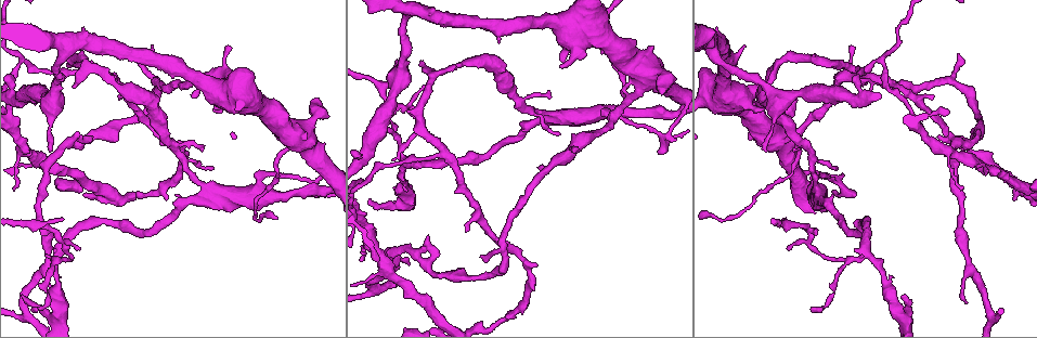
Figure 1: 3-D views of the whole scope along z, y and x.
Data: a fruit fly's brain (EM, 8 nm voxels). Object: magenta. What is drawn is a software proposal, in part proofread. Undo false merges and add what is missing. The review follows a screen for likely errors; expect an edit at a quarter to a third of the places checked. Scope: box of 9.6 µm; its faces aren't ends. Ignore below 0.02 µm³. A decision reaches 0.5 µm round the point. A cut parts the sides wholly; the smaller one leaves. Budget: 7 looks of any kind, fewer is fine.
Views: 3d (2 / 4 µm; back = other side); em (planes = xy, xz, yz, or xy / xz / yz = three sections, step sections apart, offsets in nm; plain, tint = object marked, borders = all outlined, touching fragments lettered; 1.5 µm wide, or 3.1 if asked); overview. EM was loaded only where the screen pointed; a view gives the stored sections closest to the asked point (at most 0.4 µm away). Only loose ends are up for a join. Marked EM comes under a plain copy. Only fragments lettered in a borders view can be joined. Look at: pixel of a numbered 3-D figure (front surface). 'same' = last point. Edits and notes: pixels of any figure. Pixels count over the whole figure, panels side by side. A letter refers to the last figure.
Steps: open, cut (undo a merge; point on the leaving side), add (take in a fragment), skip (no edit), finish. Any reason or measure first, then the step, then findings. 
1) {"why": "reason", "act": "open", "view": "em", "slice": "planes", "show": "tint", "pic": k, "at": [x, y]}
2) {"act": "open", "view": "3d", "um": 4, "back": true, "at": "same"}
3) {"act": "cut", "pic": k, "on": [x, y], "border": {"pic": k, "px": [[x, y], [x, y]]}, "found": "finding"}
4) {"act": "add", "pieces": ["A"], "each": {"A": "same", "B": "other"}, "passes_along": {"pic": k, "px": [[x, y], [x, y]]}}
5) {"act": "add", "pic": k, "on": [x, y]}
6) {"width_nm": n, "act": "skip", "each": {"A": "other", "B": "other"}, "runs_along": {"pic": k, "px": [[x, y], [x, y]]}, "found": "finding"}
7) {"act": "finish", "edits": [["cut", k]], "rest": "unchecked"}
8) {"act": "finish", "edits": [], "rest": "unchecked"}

{"why": "thin end", "act": "open", "view": "3d", "um": 2, "back": true, "pic": 1, "at": [62, 219]}

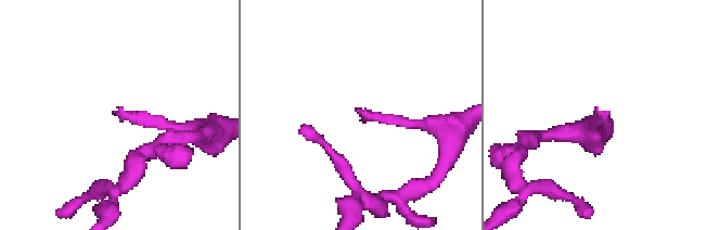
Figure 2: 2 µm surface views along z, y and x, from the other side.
{"why": "need the tissue", "act": "open", "view": "em", "slice": "planes", "show": "borders", "pic": 2, "at": [112, 112]}

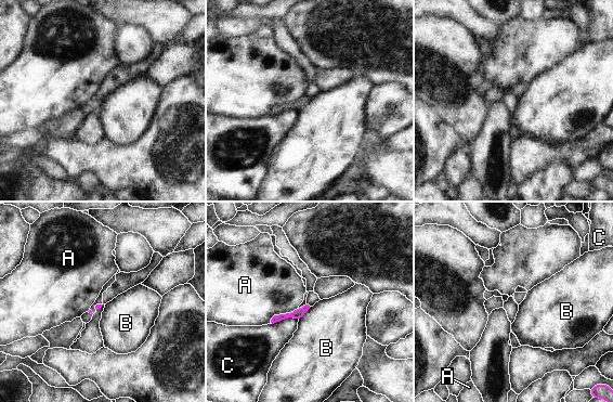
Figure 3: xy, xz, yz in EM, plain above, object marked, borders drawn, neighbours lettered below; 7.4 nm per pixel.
{"act": "skip", "each": {"A": "other", "B": "other", "C": "other"}, "border": {"pic": 3, "px": [[311, 307], [298, 320]]}, "found": "no lettered fragment goes on from it"}

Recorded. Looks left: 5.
{"why": "three-way junction", "act": "open", "view": "em", "slice": "planes", "show": "borders", "pic": 1, "at": [440, 152]}

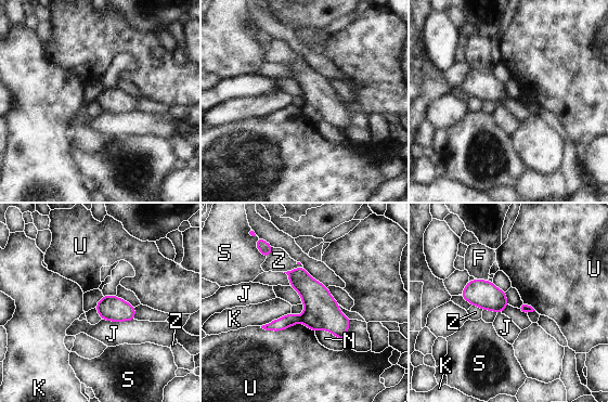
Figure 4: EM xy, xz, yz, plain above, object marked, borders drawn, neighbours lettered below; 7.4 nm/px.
{"act": "cut", "pic": 4, "on": [285, 322], "each": {"F": "other", "J": "other", "K": "other", "N": "other", "S": "other", "U": "other", "Z": "other"}, "found": "two neurons meet here"}

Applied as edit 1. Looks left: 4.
{"act": "open", "view": "overview"}

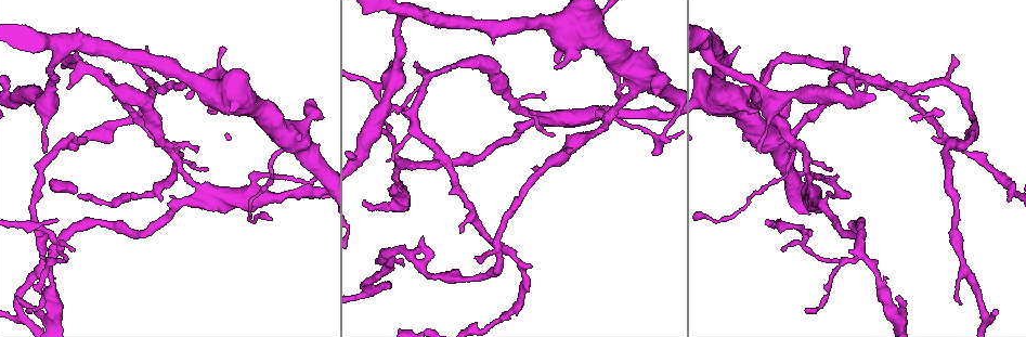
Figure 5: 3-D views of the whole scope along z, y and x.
{"why": "free end", "act": "open", "view": "em", "slice": "planes", "show": "borders", "pic": 5, "at": [113, 96]}

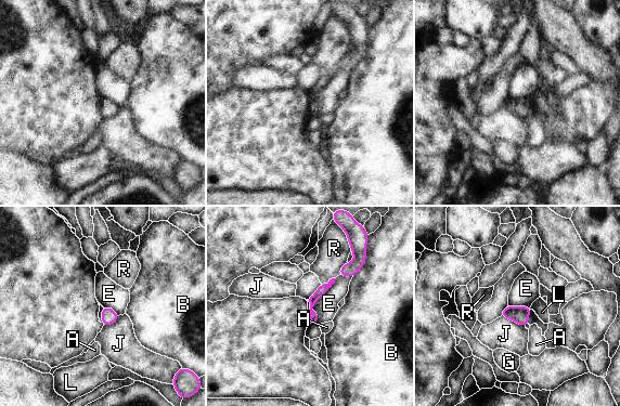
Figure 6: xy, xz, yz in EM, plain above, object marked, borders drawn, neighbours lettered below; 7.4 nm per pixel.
{"act": "skip", "each": {"A": "other", "B": "other", "E": "other", "G": "other", "J": "other", "L": "other", "R": "other"}, "border": {"pic": 6, "px": [[351, 275], [315, 302], [315, 323]]}, "found": "no lettered fragment goes on from it"}

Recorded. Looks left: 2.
{"act": "finish", "edits": [["cut", 4]], "rest": "unchecked"}

